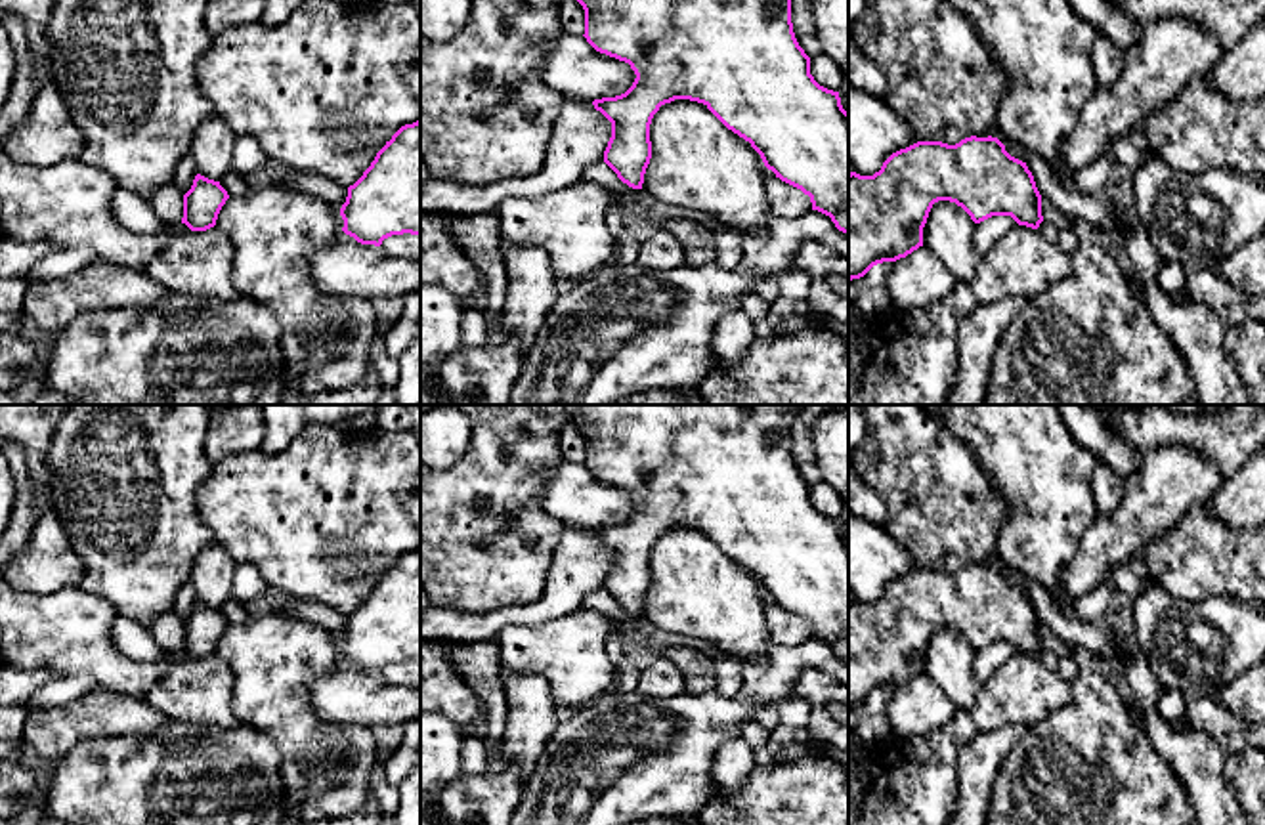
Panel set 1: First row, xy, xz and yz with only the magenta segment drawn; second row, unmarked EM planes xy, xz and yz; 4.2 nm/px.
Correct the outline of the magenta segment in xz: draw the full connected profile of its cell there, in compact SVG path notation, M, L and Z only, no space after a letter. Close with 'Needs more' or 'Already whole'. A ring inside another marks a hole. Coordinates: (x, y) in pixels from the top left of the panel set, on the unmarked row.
M568 405L571 424L585 437L585 466L600 481L625 489L634 498L632 514L615 525L594 527L592 533L611 550L611 565L604 579L604 590L632 617L642 617L644 602L652 586L650 552L661 533L675 527L703 531L728 558L751 571L764 594L782 609L810 624L812 638L831 645L835 655L848 663L848 540L841 533L839 519L820 514L810 502L810 485L799 474L791 451L791 426L801 416L803 405Z. Already whole

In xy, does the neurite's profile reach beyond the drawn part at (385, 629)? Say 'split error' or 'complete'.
complete

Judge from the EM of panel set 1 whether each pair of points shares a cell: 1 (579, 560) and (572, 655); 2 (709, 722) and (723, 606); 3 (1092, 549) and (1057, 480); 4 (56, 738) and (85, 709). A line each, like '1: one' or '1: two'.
1: two
2: two
3: two
4: one

